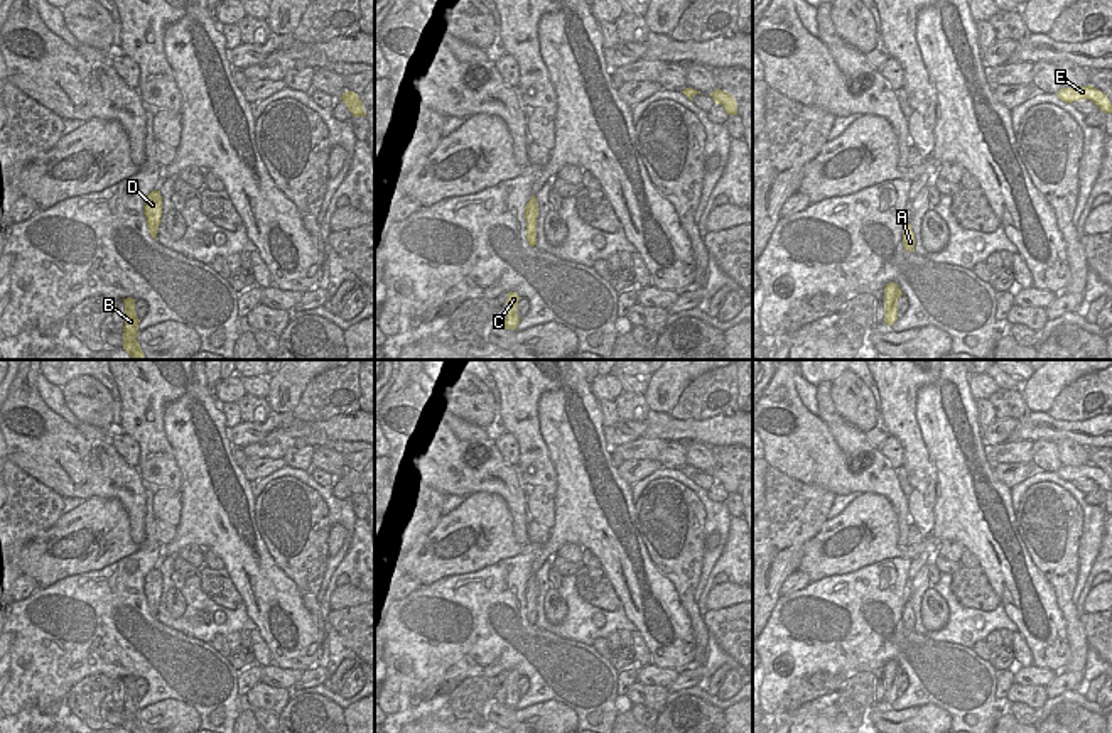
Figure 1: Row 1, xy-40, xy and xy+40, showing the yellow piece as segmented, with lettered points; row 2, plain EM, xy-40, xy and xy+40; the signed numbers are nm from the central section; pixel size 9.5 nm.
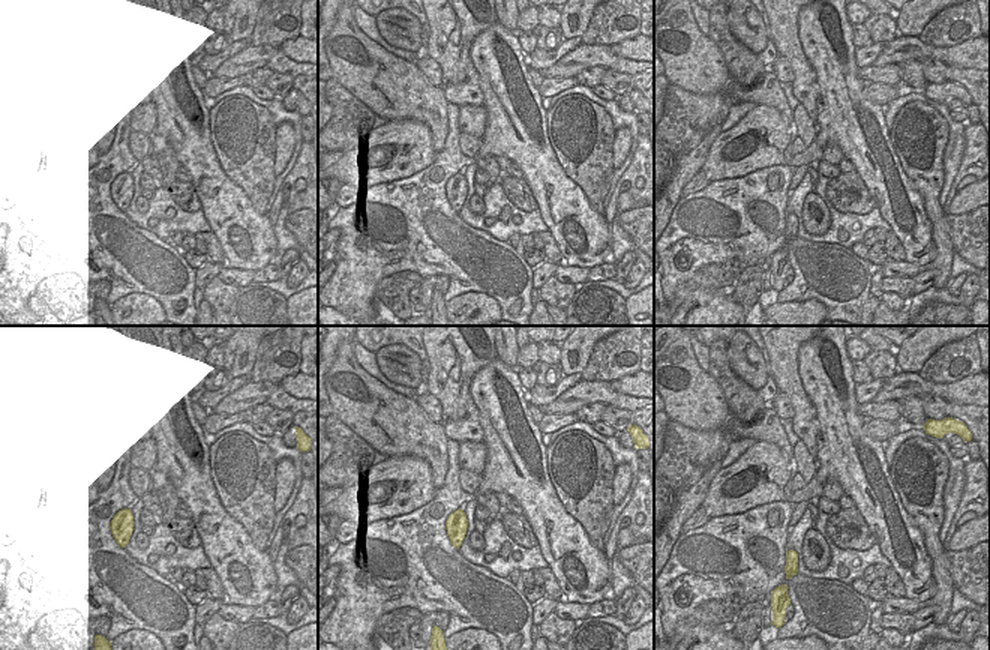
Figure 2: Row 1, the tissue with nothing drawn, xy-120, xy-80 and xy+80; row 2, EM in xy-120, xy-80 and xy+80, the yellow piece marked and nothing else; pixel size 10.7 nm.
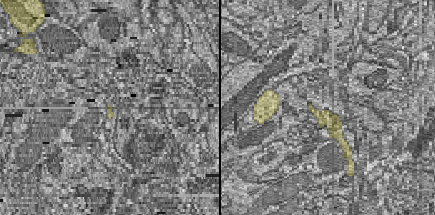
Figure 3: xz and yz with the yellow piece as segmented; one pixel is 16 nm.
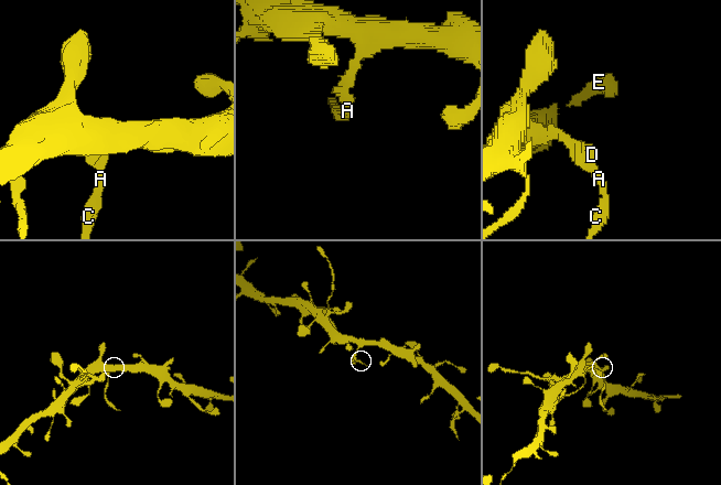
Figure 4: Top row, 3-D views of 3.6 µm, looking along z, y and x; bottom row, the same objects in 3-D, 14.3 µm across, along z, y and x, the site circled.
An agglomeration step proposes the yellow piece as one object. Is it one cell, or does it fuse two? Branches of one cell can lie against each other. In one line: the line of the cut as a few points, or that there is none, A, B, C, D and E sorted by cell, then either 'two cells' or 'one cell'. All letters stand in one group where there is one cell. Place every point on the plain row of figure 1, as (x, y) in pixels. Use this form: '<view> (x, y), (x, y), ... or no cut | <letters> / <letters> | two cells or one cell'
xy-40 (157, 607), (149, 610) | A B C / D E | two cells

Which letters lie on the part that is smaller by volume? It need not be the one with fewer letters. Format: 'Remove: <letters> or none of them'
Remove: A, B, C

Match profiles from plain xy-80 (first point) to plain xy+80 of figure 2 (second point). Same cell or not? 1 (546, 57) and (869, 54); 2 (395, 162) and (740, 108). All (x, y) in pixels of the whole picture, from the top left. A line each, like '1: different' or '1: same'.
1: same
2: different

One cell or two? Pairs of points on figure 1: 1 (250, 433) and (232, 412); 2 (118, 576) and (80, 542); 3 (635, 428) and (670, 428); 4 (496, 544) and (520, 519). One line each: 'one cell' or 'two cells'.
1: two cells
2: two cells
3: two cells
4: two cells

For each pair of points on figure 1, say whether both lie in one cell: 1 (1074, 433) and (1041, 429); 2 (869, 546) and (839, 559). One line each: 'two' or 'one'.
1: one
2: one

